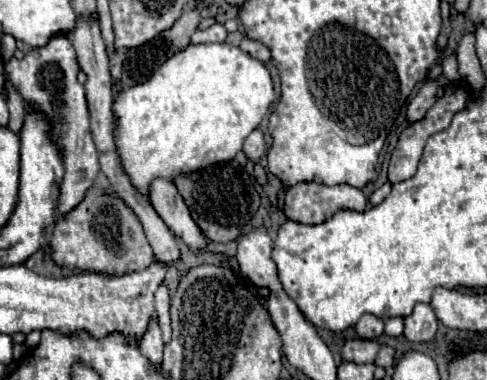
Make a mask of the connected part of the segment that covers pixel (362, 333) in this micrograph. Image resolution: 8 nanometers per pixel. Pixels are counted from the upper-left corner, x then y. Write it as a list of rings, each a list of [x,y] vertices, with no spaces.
[[[364,314],[364,316],[356,322],[356,332],[358,332],[360,338],[366,338],[366,340],[380,338],[382,332],[384,332],[384,322],[382,322],[378,316]]]

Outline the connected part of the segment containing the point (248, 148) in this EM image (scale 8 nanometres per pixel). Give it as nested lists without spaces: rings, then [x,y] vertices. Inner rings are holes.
[[[254,130],[244,142],[244,154],[252,162],[258,162],[266,154],[266,150],[268,150],[268,146],[266,146],[266,136],[262,130]]]

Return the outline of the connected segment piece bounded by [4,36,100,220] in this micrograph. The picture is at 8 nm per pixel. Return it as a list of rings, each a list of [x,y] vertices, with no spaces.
[[[54,36],[44,48],[28,52],[22,60],[10,58],[6,64],[6,76],[22,96],[28,108],[40,108],[48,120],[52,120],[52,140],[60,144],[64,152],[64,180],[60,184],[60,208],[56,208],[56,220],[66,216],[92,186],[100,172],[96,146],[88,128],[88,104],[84,100],[84,86],[78,82],[78,62],[68,36]]]

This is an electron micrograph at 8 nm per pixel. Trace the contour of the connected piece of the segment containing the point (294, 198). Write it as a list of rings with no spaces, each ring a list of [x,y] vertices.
[[[302,182],[288,188],[284,198],[286,218],[308,226],[322,224],[340,210],[362,212],[364,208],[366,208],[366,198],[362,190],[346,184],[320,186],[314,182]]]

